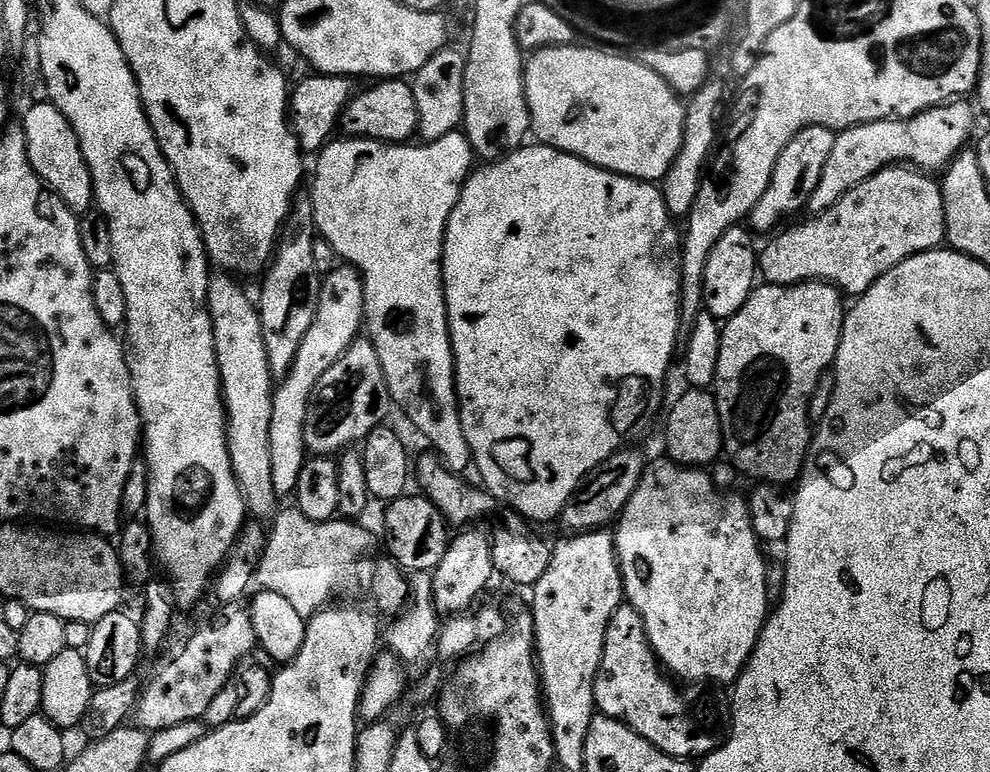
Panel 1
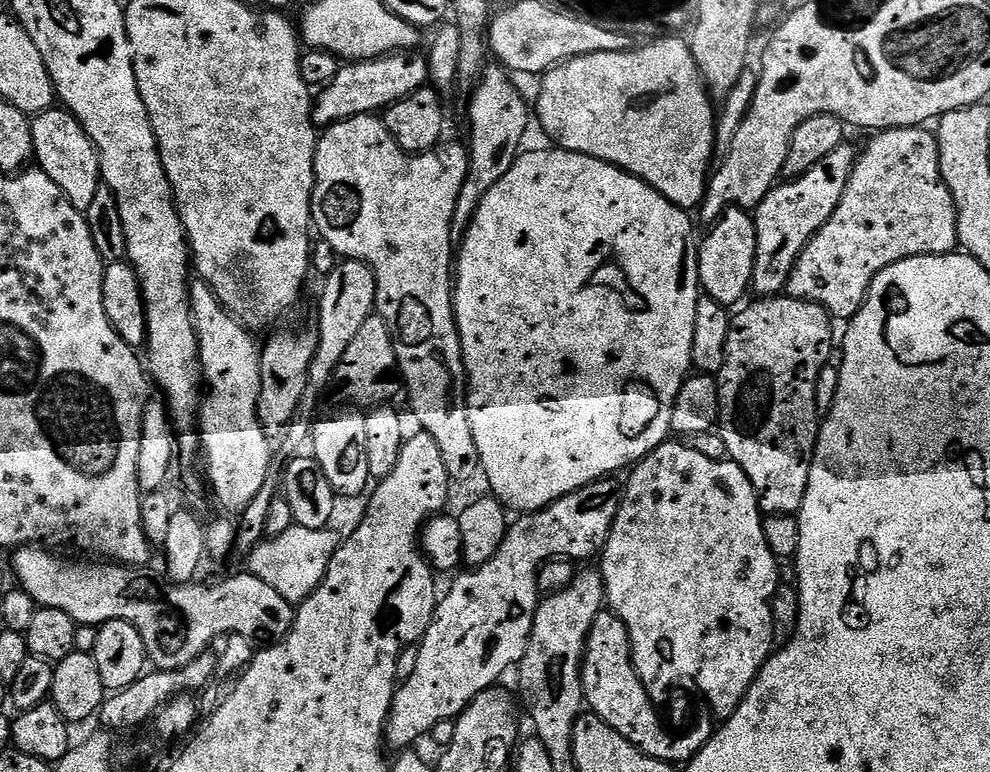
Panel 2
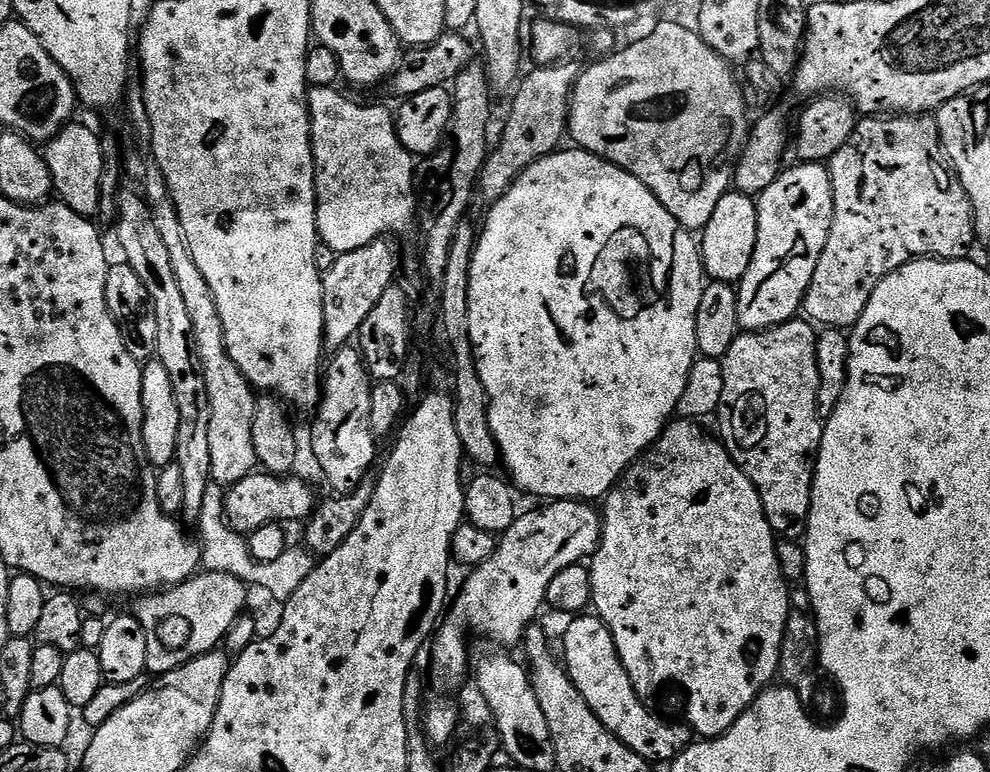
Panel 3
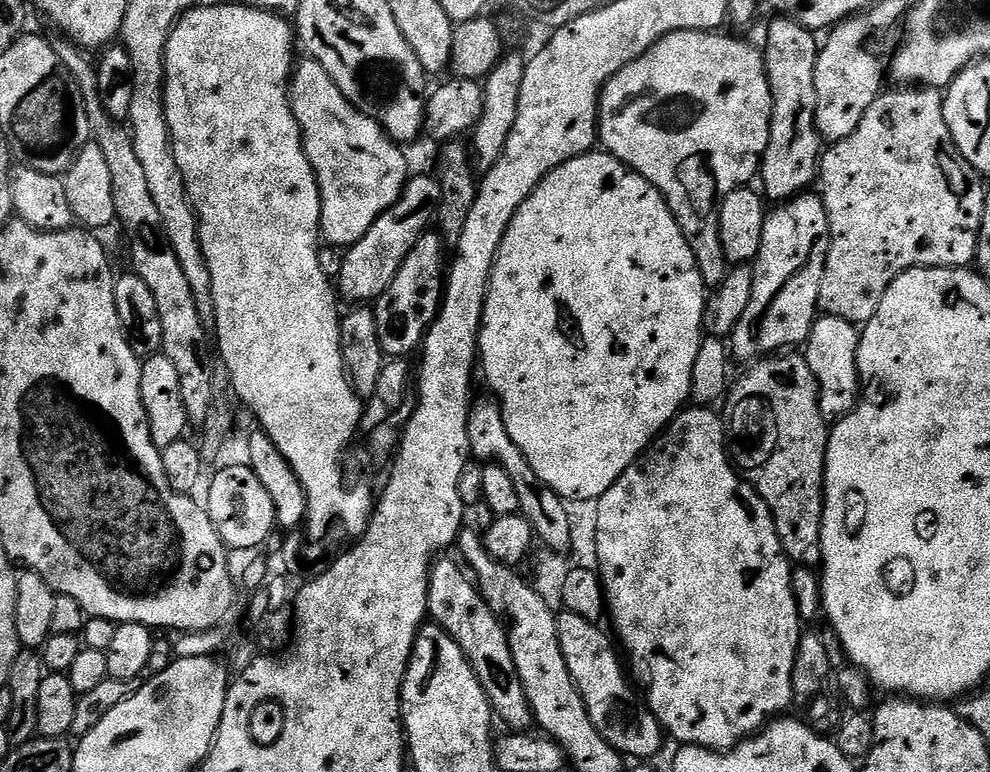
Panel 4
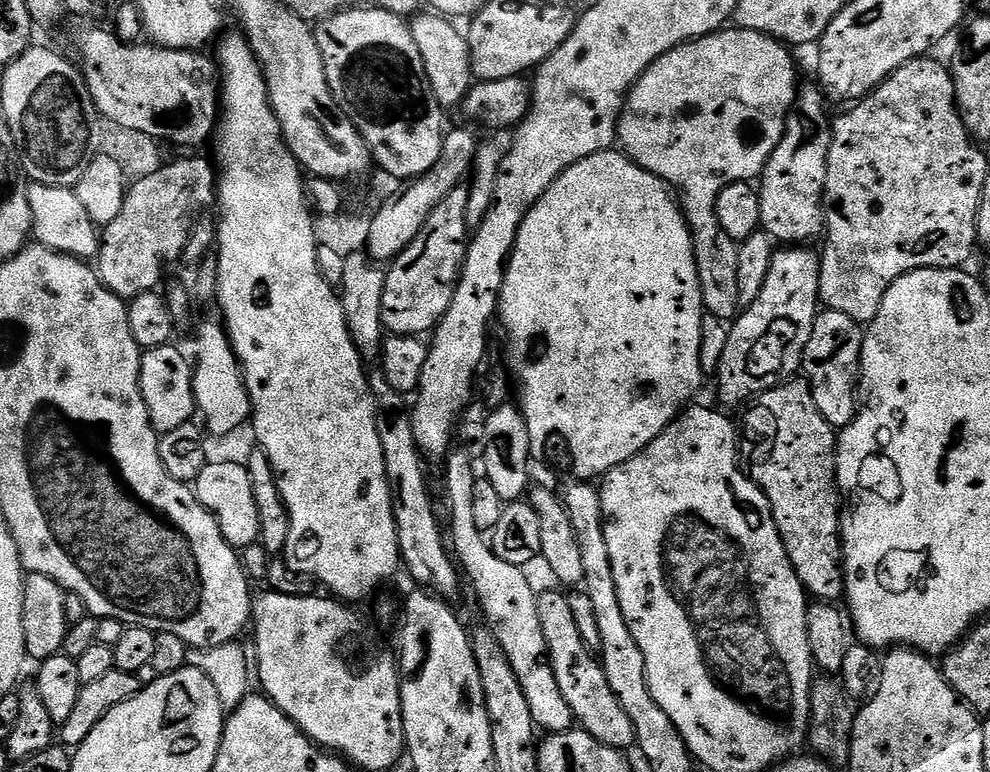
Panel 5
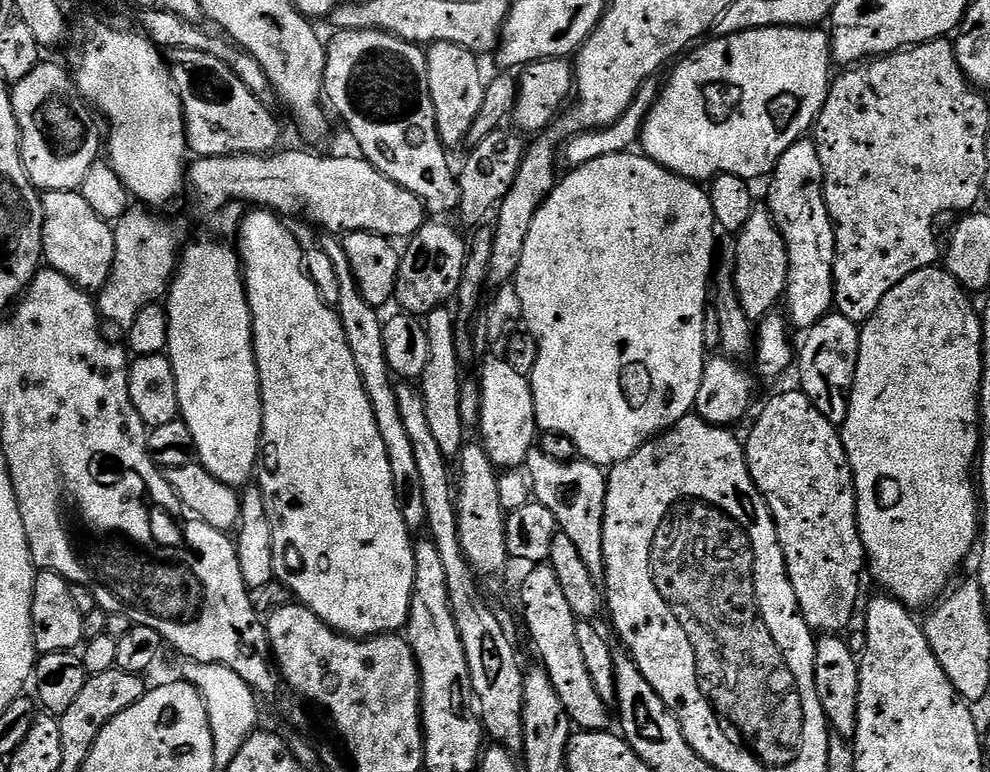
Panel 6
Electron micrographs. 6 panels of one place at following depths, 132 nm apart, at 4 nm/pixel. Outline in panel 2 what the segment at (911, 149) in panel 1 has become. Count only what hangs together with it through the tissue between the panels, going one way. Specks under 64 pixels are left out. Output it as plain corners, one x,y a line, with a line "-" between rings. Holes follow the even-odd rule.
845,142
830,150
830,154
826,154
826,158
818,162
818,166
810,166
806,174
789,179
787,182
777,183
754,209
756,261
751,291
756,292
757,297
778,296
787,289
796,259
802,254
810,238
814,238
814,234
822,230
822,226
826,226
838,202
842,202
846,182
850,178
853,166
856,165
858,155
857,149
852,149
850,144

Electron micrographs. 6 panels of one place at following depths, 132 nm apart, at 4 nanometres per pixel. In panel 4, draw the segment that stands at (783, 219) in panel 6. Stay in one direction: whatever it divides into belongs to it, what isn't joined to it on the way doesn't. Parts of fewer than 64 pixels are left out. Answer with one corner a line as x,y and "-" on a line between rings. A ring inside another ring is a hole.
783,18
773,21
762,43
764,65
772,91
772,121
770,142
760,160
758,184
769,201
783,202
807,193
818,176
822,155
820,131
816,128
818,94
814,94
818,40
813,32
798,22

